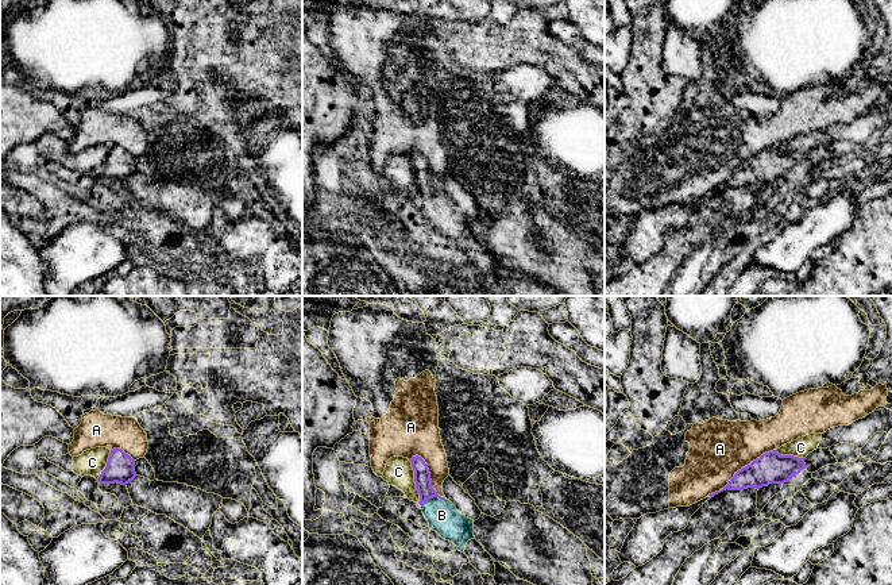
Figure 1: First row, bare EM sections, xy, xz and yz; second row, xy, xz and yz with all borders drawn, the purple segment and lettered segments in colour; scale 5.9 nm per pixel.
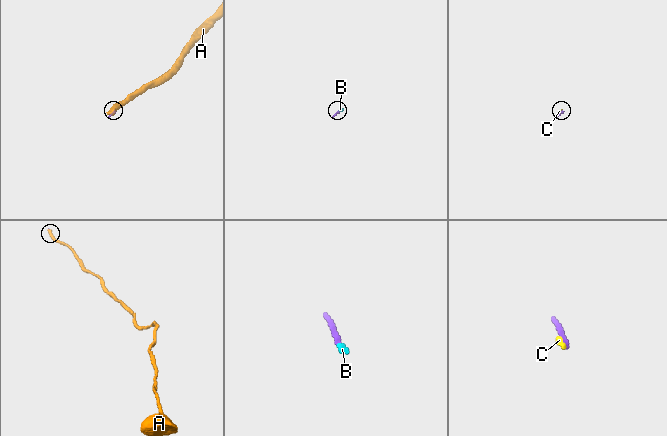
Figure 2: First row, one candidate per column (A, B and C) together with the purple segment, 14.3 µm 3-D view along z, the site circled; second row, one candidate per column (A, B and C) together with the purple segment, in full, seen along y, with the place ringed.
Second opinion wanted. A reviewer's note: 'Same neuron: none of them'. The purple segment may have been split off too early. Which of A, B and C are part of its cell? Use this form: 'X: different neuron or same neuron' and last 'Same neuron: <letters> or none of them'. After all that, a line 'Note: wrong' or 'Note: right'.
A: different neuron
B: same neuron
C: different neuron
Same neuron: B
Note: wrong

